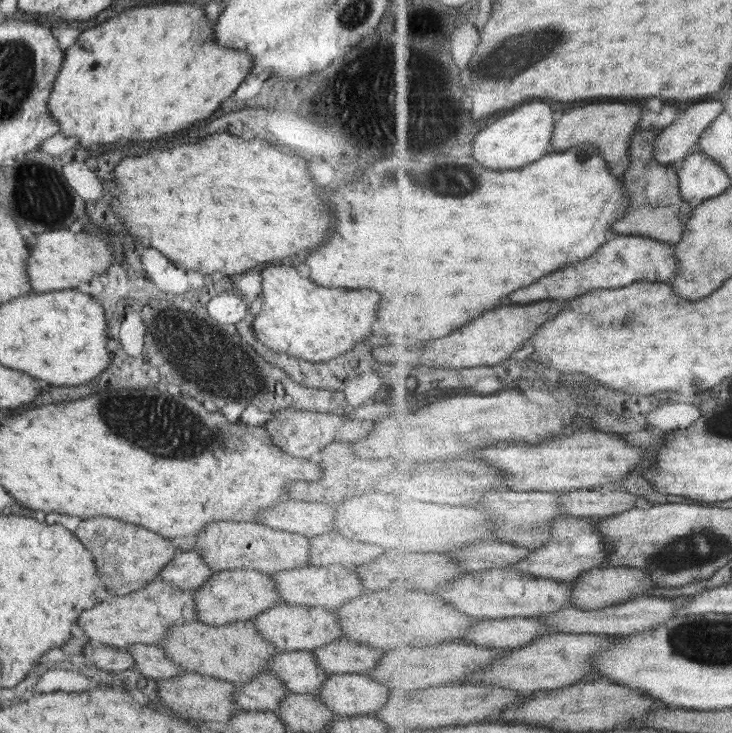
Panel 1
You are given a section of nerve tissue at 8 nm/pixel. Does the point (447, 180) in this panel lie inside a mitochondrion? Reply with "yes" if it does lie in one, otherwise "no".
yes

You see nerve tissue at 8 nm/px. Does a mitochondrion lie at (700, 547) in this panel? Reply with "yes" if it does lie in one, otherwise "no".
yes

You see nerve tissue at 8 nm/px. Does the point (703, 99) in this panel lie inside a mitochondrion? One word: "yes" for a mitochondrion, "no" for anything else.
no

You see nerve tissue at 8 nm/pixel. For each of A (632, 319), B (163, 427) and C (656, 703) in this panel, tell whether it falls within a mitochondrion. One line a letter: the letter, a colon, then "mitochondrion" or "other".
A: mitochondrion
B: mitochondrion
C: other

